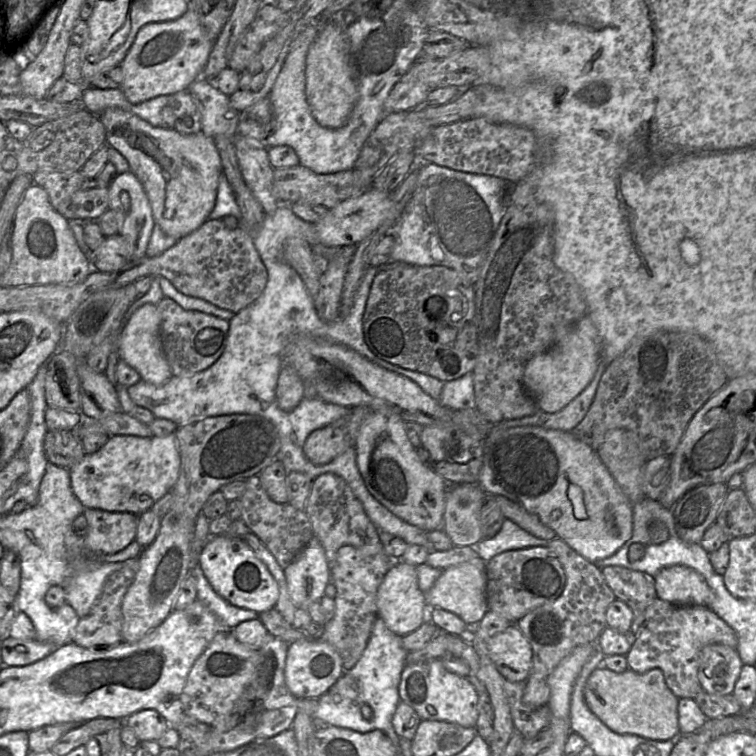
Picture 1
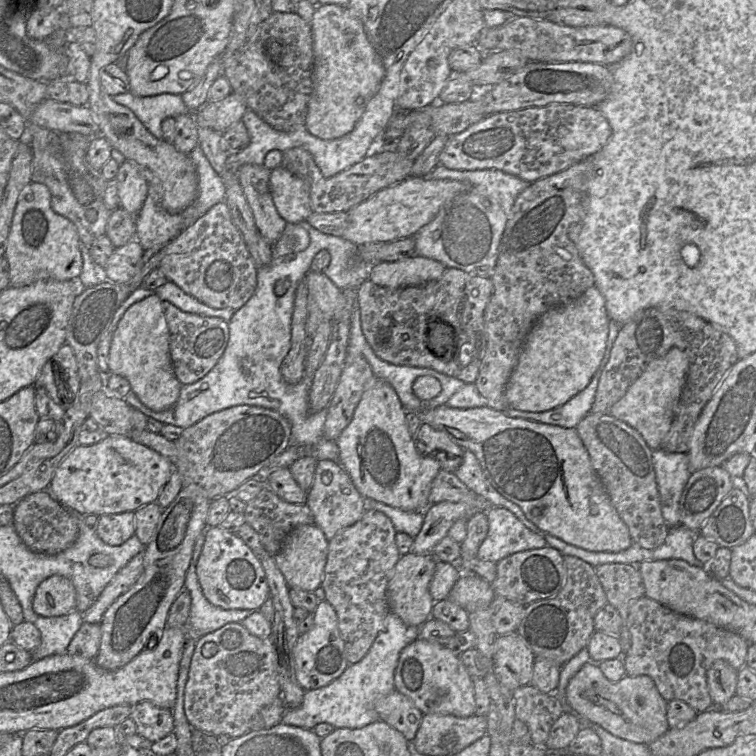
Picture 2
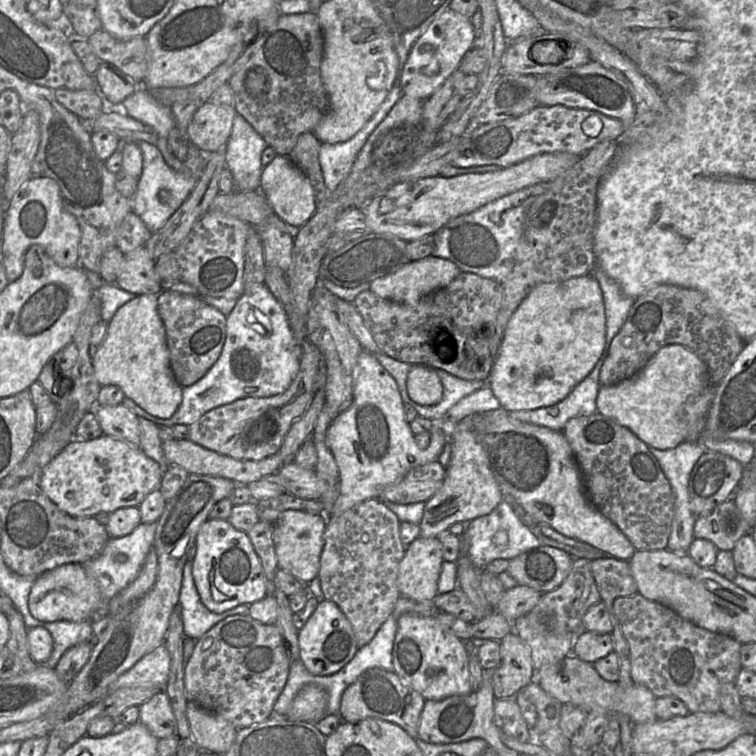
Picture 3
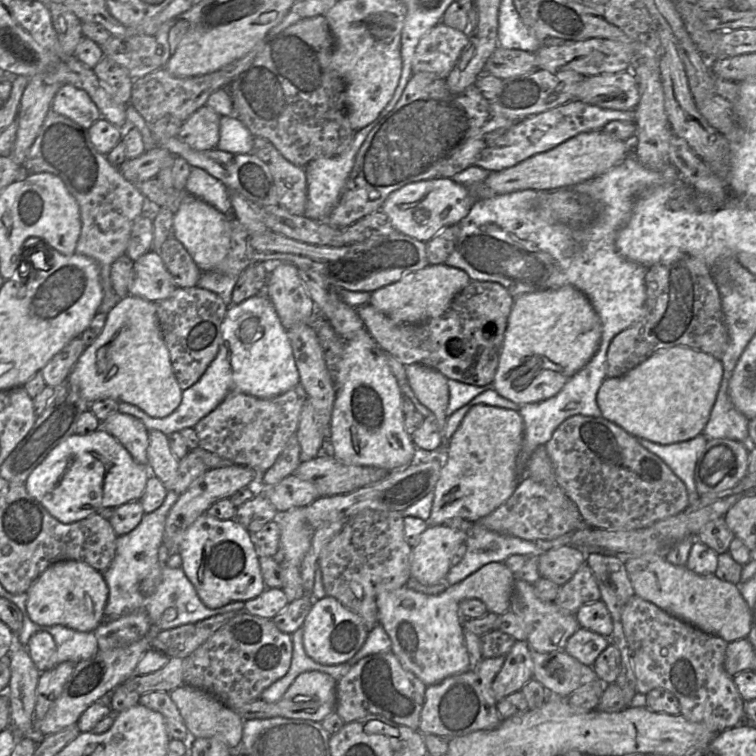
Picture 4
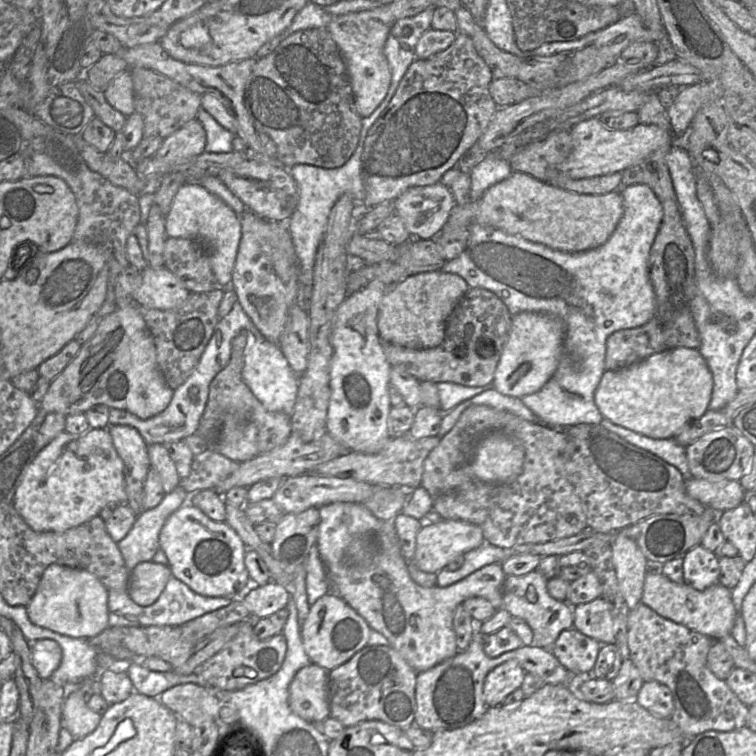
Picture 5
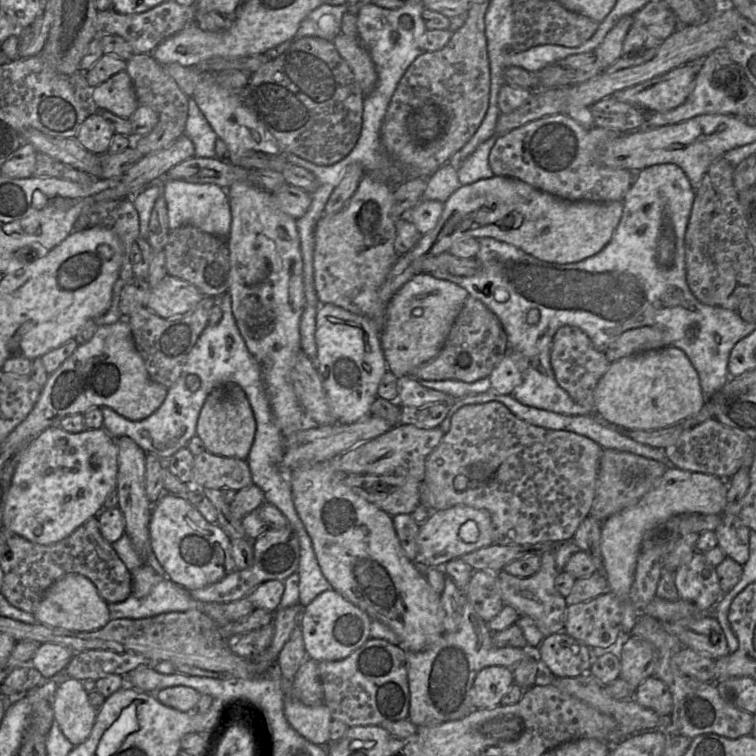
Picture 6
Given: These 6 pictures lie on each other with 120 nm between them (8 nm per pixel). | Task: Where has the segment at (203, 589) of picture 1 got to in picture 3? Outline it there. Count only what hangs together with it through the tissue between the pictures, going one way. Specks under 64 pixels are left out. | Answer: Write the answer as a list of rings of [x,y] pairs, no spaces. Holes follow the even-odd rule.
[[[187,558],[183,567],[178,605],[181,610],[185,636],[198,640],[219,621],[233,615],[249,614],[250,604],[241,604],[222,613],[208,610],[201,602],[194,584],[192,565],[192,561]]]

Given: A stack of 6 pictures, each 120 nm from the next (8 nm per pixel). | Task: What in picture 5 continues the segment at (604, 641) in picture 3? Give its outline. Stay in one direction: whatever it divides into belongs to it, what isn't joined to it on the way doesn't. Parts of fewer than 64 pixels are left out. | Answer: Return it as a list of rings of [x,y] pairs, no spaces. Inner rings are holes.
[[[574,627],[563,630],[551,649],[559,662],[572,673],[588,674],[594,667],[602,644]]]

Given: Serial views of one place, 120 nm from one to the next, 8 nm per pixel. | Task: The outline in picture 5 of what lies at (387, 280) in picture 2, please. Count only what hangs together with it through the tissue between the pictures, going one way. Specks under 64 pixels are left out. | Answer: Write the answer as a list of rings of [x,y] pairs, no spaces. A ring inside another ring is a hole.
[[[441,270],[412,275],[389,287],[378,311],[380,340],[414,349],[439,346],[444,339],[447,320],[452,310],[469,288],[459,275]]]

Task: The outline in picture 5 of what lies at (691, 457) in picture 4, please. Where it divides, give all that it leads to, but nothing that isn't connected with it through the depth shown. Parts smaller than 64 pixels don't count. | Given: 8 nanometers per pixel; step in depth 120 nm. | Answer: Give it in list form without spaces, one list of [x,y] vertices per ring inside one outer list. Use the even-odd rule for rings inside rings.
[[[603,418],[599,424],[605,429],[617,434],[628,443],[647,450],[673,465],[680,471],[685,479],[692,477],[686,456],[686,447],[679,444],[674,438],[650,438],[614,424],[606,418]]]

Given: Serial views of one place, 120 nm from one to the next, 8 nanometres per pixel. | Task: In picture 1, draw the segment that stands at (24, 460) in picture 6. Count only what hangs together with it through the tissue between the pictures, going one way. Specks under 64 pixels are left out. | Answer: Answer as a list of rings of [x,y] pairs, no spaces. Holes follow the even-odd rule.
[[[175,434],[166,437],[110,436],[97,452],[86,454],[69,470],[71,488],[85,508],[129,512],[137,516],[171,491],[180,472]]]

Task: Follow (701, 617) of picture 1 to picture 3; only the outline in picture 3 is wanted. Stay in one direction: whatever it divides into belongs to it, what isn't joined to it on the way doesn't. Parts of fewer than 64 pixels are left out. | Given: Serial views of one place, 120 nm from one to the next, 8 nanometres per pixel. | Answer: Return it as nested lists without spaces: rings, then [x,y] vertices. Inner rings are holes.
[[[638,593],[617,598],[613,608],[629,645],[634,684],[646,686],[656,698],[678,698],[690,713],[721,711],[720,689],[725,683],[735,683],[742,669],[742,644],[728,635],[700,628]]]

